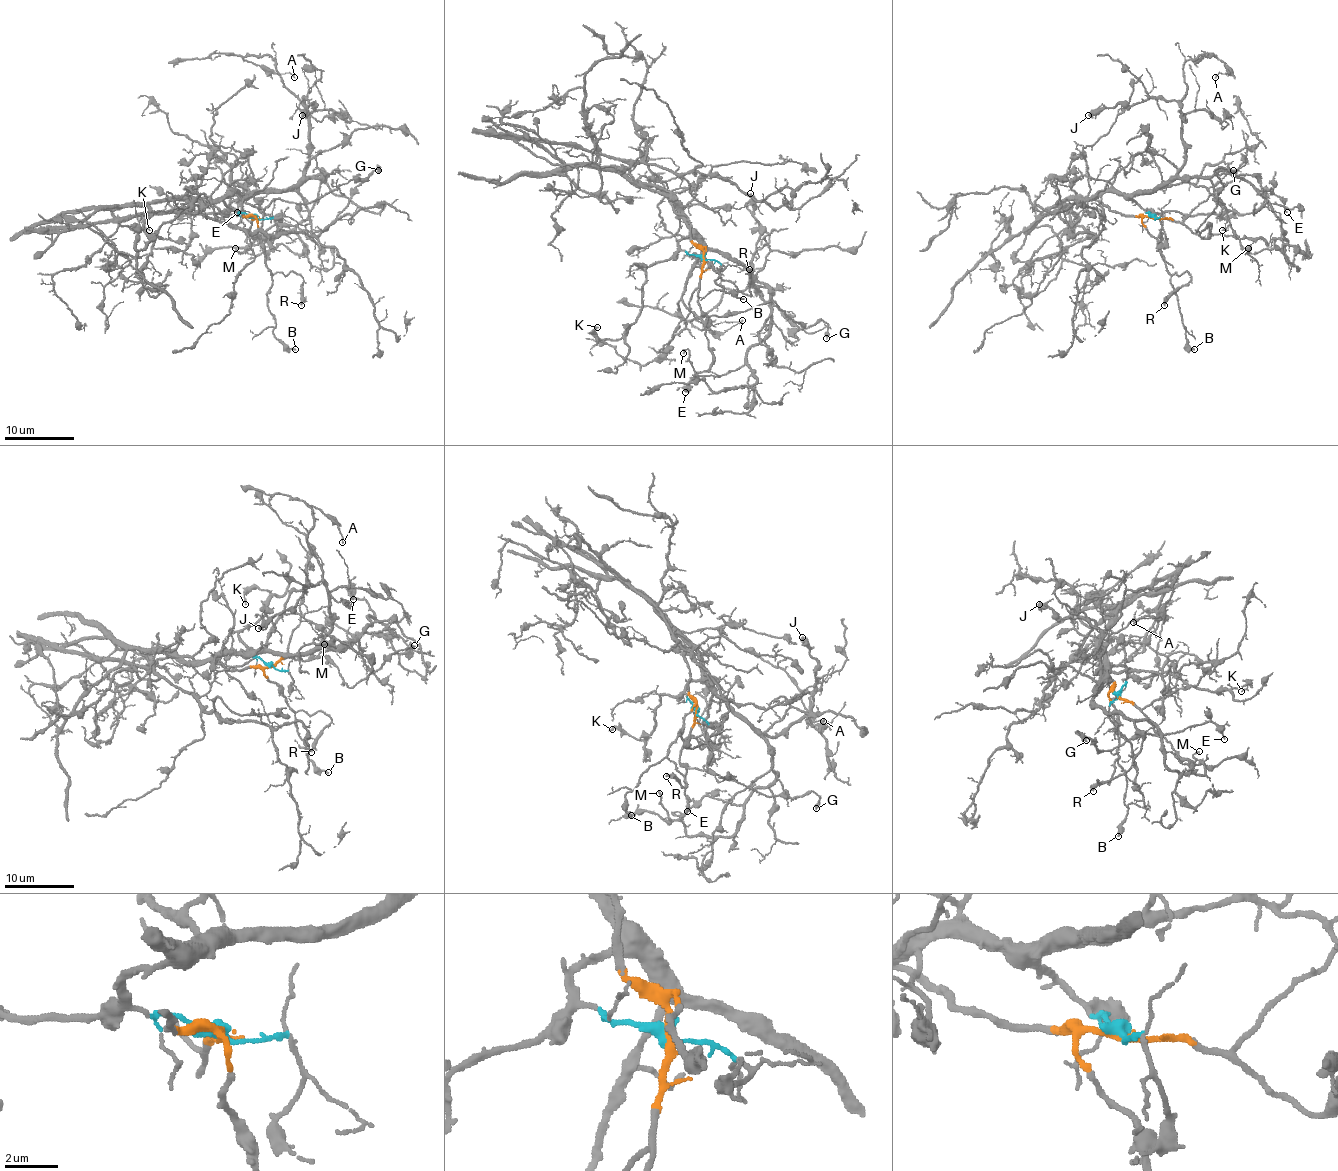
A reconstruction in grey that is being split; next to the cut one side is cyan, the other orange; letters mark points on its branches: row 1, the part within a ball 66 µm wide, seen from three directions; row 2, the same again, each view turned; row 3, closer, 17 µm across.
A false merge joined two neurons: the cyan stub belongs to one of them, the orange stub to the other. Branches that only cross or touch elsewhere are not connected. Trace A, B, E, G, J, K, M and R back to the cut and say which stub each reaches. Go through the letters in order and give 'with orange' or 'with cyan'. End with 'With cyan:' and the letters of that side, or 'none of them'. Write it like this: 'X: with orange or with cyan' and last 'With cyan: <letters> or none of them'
A: with cyan
B: with orange
E: with cyan
G: with orange
J: with cyan
K: with cyan
M: with cyan
R: with orange
With cyan: A, E, J, K, M

